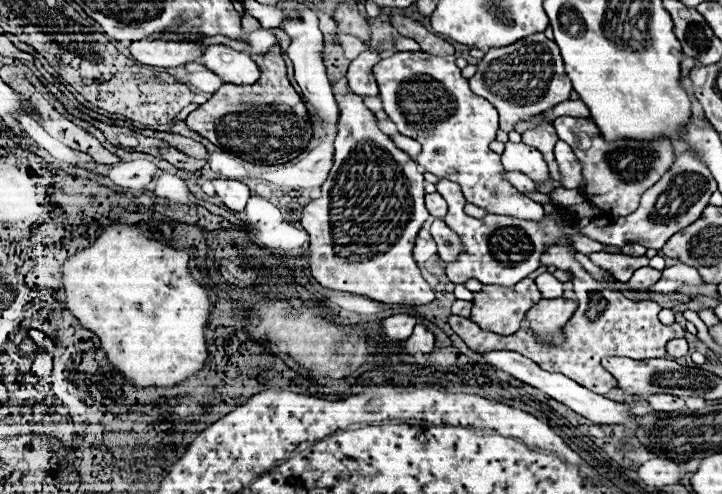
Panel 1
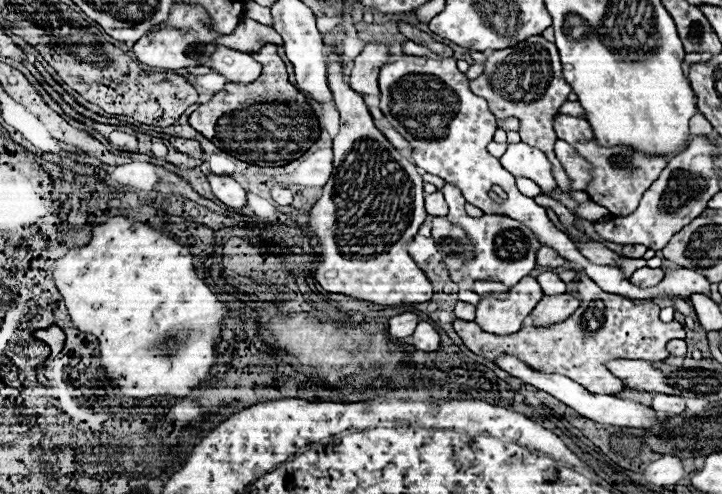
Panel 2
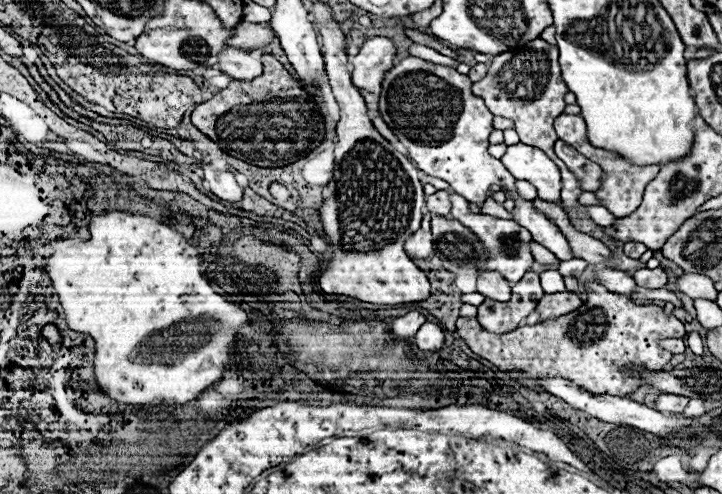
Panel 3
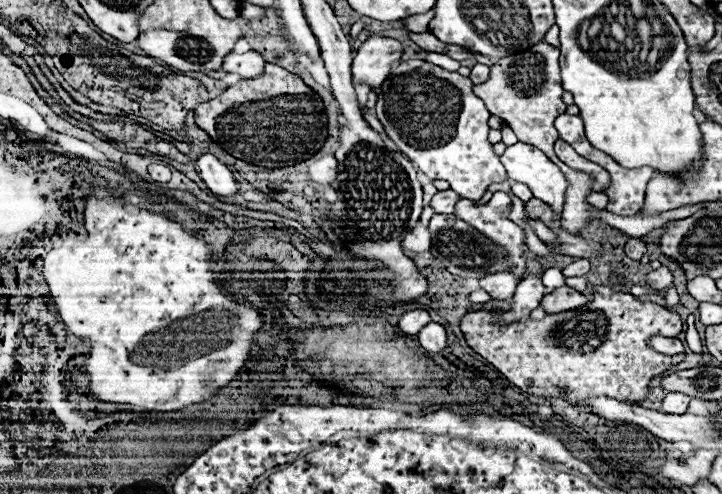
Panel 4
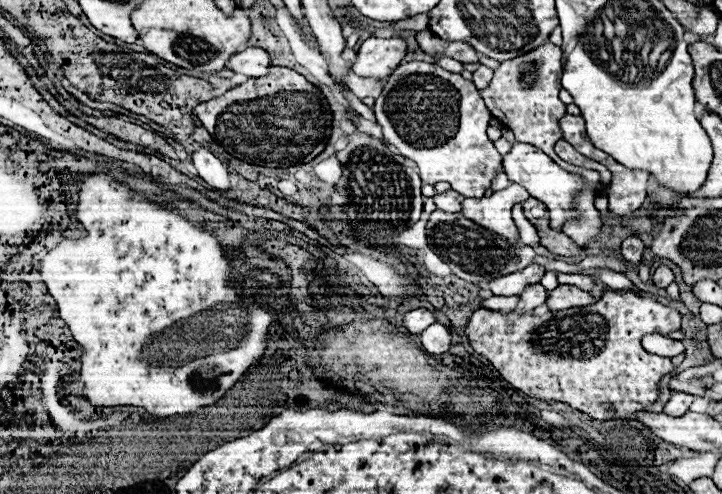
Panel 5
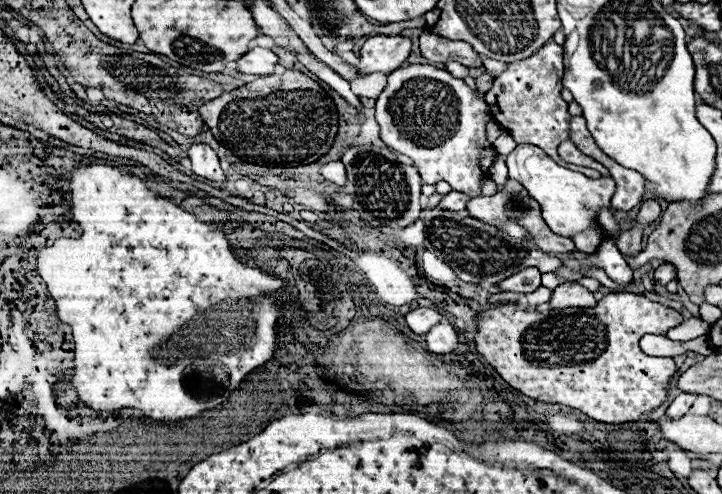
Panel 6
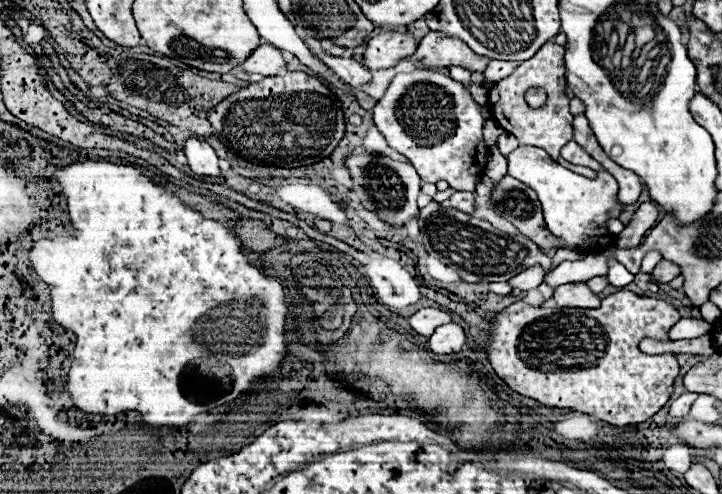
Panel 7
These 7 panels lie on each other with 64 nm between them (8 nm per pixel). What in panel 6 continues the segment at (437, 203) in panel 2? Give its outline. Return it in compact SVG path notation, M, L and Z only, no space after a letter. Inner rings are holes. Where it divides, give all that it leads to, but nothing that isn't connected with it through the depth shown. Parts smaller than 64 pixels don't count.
M450 192L450 194L446 194L442 200L440 200L440 204L438 204L438 208L442 208L442 210L452 210L452 212L458 212L458 210L464 210L466 208L466 202L468 202L470 198L468 196L464 196L462 192Z

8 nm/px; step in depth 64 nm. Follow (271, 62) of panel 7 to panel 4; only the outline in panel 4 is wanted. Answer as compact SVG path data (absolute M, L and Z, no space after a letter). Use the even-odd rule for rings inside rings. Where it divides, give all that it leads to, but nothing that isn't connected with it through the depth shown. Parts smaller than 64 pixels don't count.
M248 50L244 54L238 52L228 52L222 62L222 70L240 74L240 78L256 78L264 72L264 58L262 54Z

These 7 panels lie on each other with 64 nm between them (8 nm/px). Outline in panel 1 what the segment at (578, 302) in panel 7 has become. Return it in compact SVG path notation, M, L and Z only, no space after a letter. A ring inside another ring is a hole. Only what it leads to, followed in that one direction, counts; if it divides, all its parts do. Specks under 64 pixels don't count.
M566 298L540 300L526 314L528 328L536 334L538 342L560 346L566 342L564 326L576 312L576 306L578 306L576 302L566 300Z

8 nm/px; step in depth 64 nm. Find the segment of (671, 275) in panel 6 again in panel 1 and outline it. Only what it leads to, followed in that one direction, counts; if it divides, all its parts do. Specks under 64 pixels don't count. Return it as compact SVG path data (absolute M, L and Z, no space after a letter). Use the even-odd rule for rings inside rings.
M646 266L646 268L638 268L626 284L632 290L648 290L650 286L654 286L660 280L660 276L662 276L660 270L654 270L654 268Z

